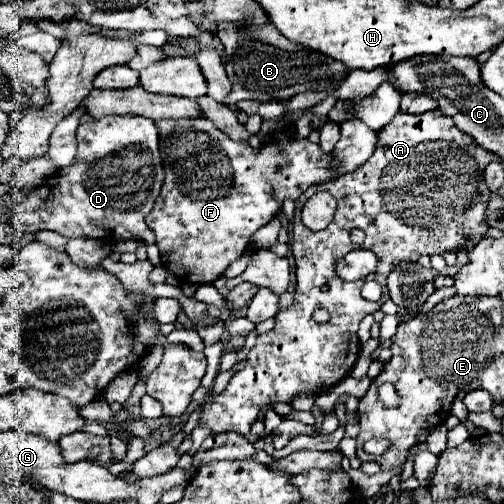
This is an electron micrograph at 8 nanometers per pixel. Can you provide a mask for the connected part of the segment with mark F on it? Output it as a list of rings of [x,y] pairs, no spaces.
[[[207,118],[159,120],[159,122],[157,122],[157,130],[159,130],[159,148],[161,148],[163,168],[165,168],[165,184],[163,184],[163,188],[161,188],[159,198],[155,200],[153,210],[149,212],[147,224],[149,224],[149,228],[151,228],[151,230],[155,232],[155,236],[157,236],[157,248],[159,248],[159,252],[161,252],[163,266],[165,266],[167,270],[171,270],[181,284],[191,284],[191,282],[193,282],[193,284],[211,284],[211,282],[215,282],[215,280],[225,272],[225,268],[227,268],[231,262],[235,262],[237,258],[243,256],[243,252],[245,252],[245,248],[247,248],[247,244],[249,244],[249,238],[251,238],[261,226],[265,226],[265,224],[279,212],[279,208],[281,208],[281,204],[283,204],[283,200],[285,200],[287,196],[293,198],[293,200],[297,200],[309,186],[313,186],[313,184],[325,184],[325,182],[337,178],[335,170],[331,168],[331,166],[333,166],[333,158],[331,158],[329,154],[325,154],[325,152],[319,148],[319,144],[313,144],[313,142],[309,142],[309,140],[293,140],[293,138],[291,138],[291,130],[279,130],[279,132],[275,132],[273,138],[271,138],[271,142],[265,144],[259,152],[255,152],[255,150],[253,150],[249,144],[245,144],[245,142],[233,142],[225,132],[221,132],[221,130],[219,130],[211,120],[207,120]]]

